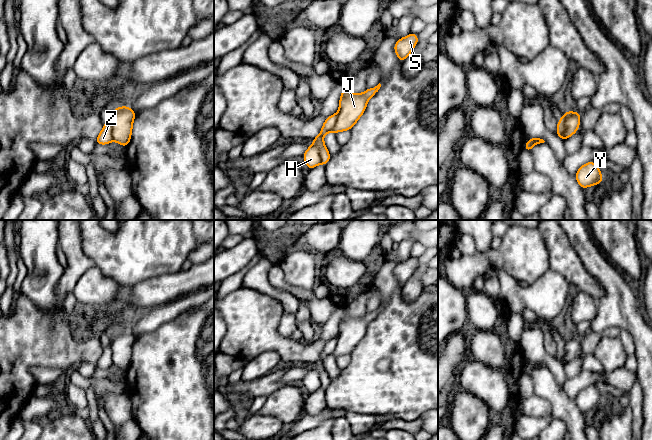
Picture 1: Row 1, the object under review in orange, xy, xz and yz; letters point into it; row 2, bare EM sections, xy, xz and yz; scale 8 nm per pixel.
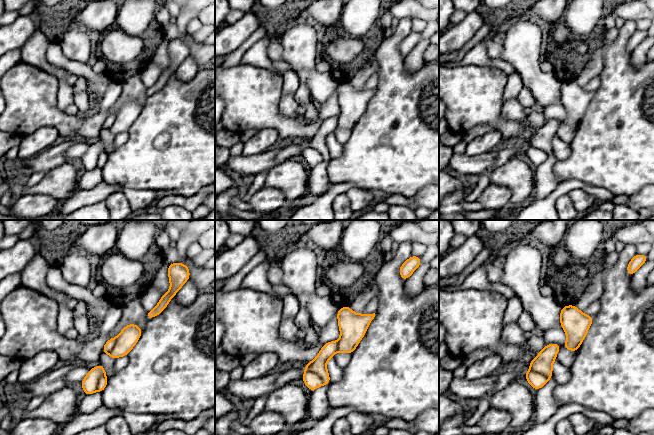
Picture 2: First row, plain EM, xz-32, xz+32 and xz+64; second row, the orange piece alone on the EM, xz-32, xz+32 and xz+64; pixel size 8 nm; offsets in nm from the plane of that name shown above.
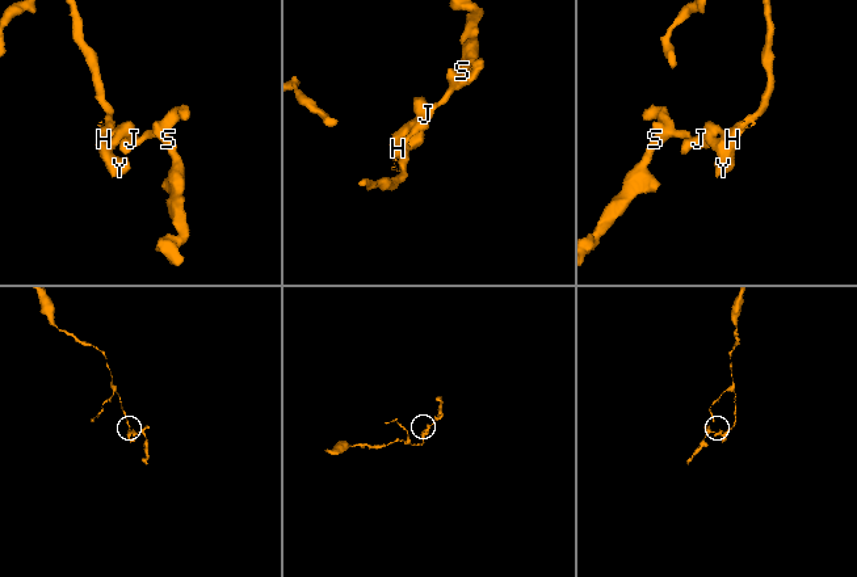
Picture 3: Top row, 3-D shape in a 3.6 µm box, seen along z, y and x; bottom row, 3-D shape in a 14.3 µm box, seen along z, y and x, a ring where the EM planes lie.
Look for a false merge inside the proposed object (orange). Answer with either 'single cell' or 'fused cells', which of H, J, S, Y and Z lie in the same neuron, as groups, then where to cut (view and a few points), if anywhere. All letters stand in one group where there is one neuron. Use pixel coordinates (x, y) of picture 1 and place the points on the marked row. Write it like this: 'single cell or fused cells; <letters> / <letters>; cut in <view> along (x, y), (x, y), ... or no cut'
fused cells; H J S Y / Z; cut in yz along (562, 116), (564, 135), (567, 138)

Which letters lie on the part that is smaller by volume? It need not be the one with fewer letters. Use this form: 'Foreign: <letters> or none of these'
Foreign: H, J, S, Y

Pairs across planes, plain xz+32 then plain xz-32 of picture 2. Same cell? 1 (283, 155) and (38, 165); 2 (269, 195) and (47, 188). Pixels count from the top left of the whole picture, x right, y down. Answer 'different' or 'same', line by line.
1: different
2: different

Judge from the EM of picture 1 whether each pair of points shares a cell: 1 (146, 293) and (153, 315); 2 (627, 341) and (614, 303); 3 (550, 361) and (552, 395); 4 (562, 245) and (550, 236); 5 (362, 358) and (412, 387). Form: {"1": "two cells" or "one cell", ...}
{"1": "two cells", "2": "two cells", "3": "two cells", "4": "one cell", "5": "one cell"}

